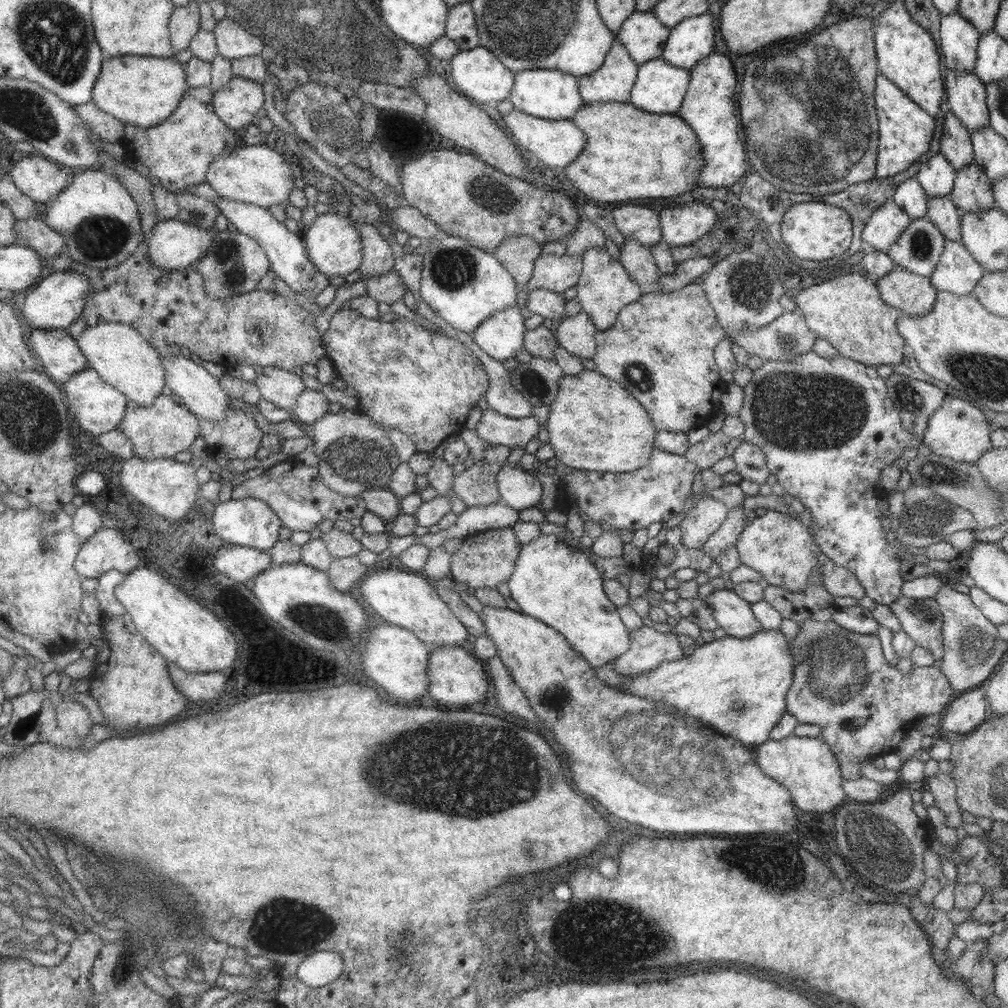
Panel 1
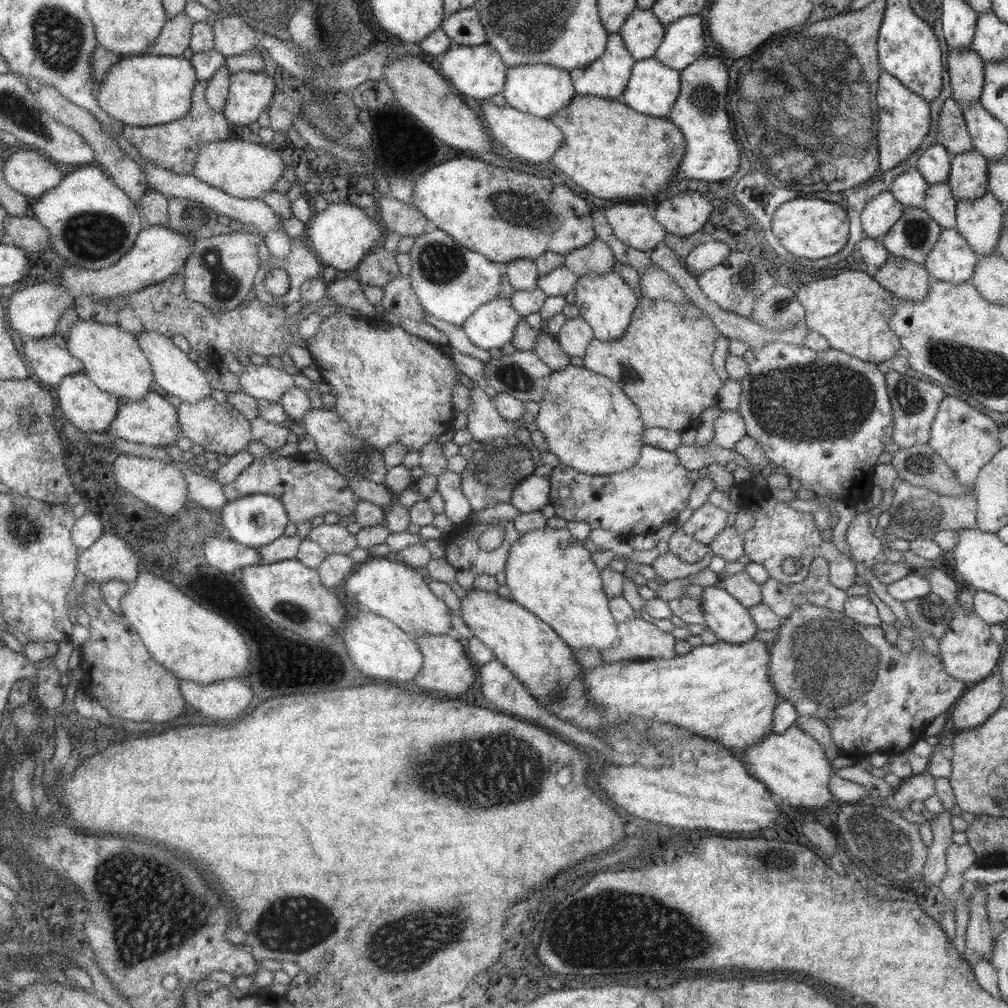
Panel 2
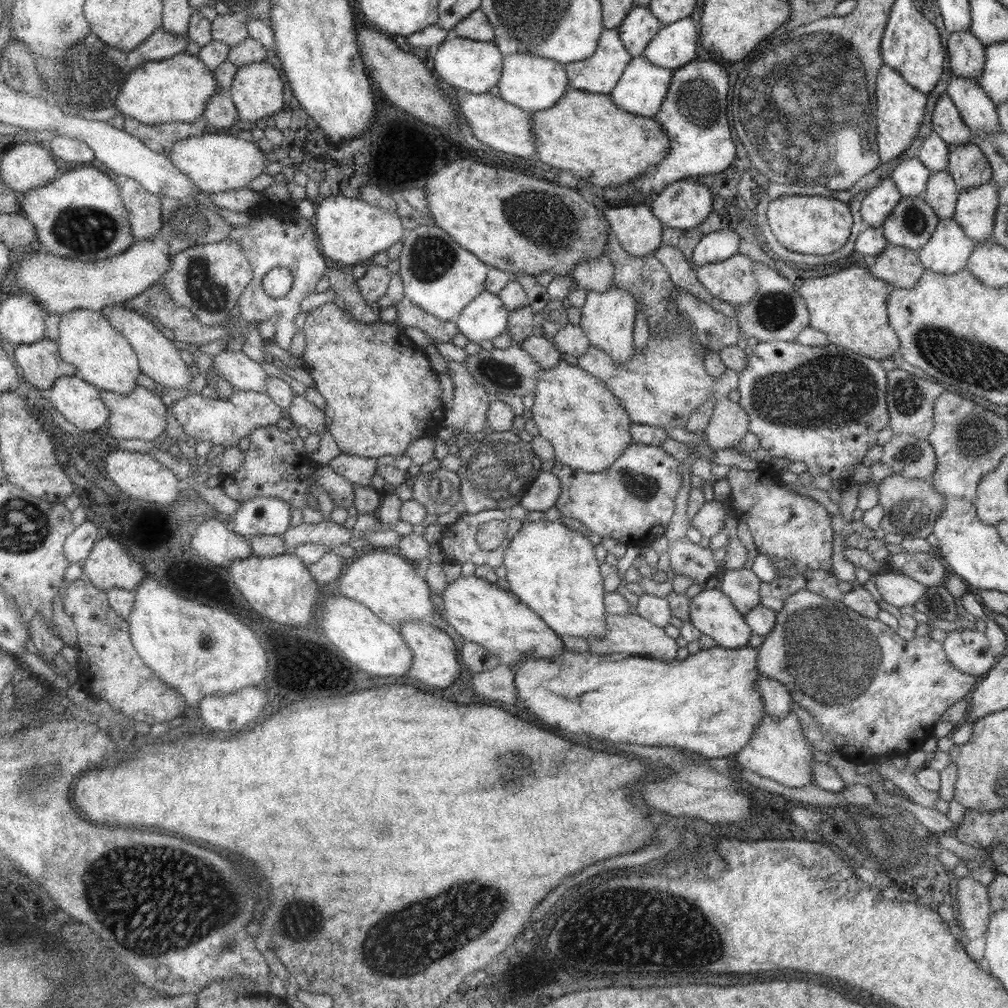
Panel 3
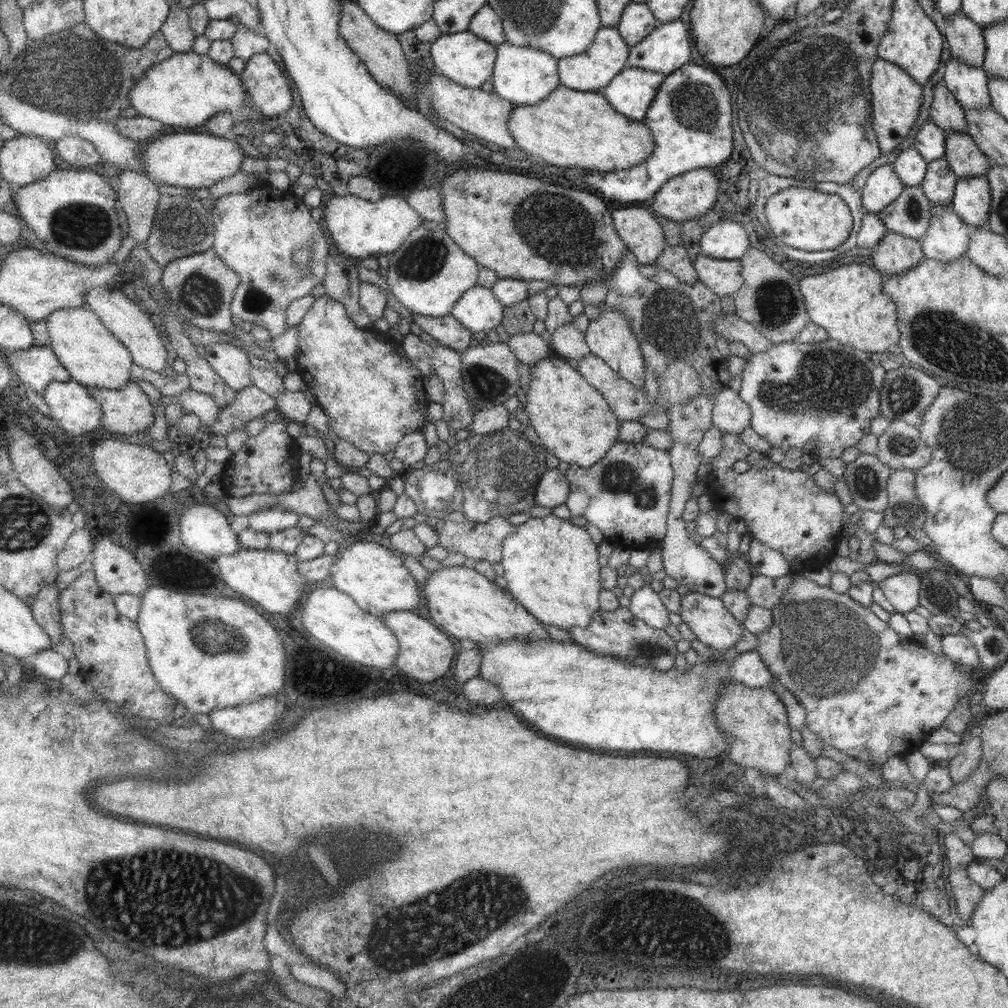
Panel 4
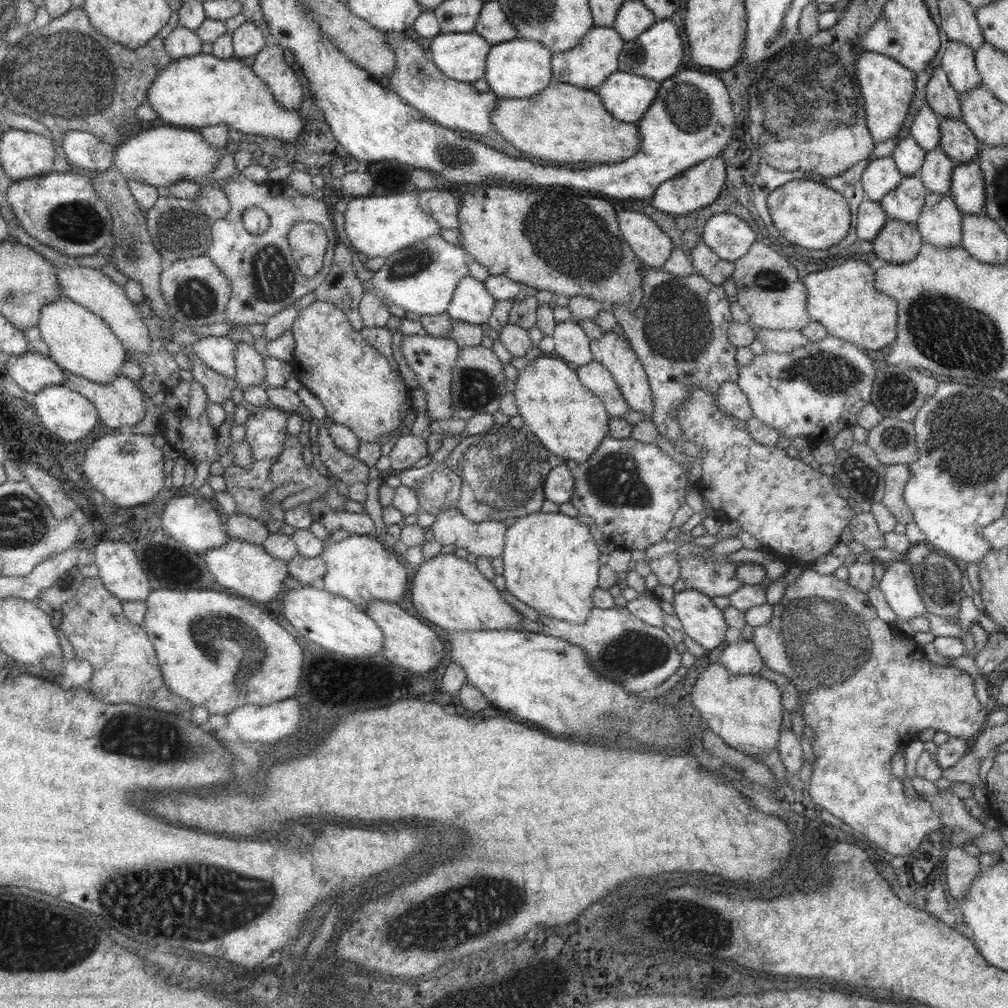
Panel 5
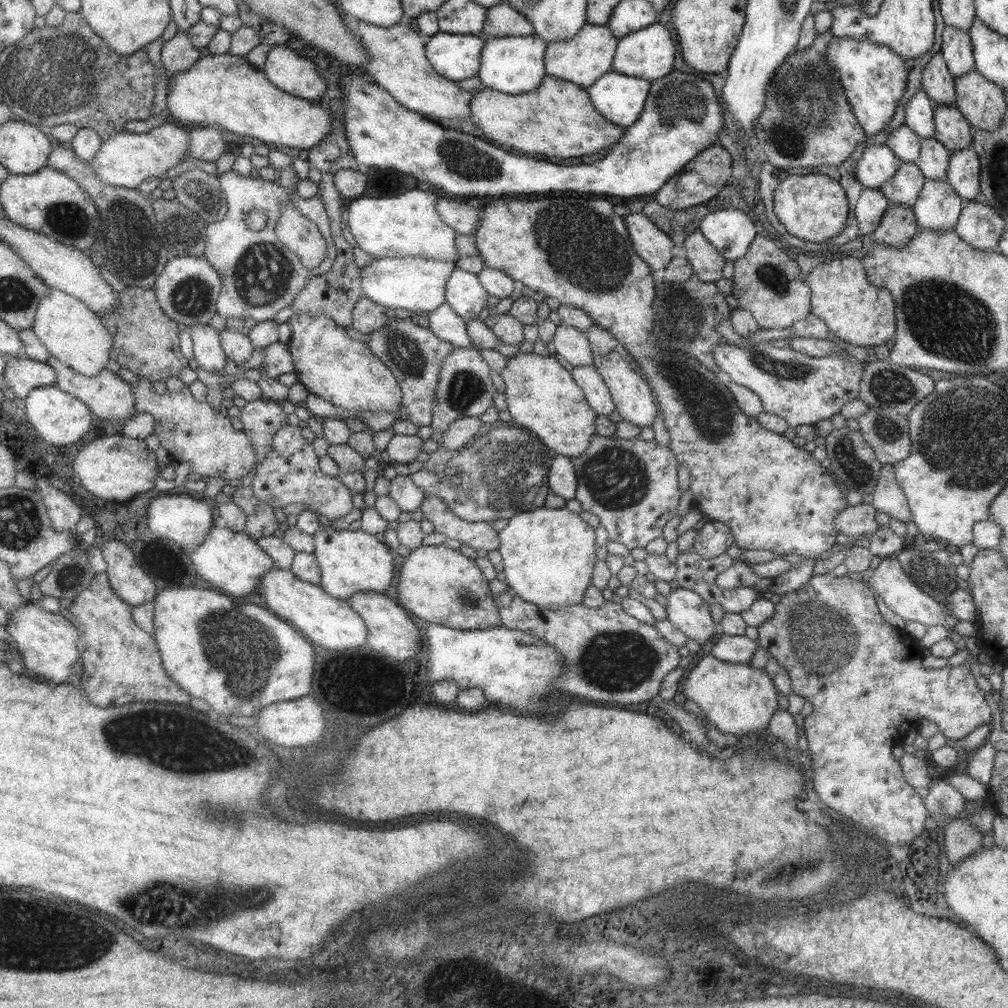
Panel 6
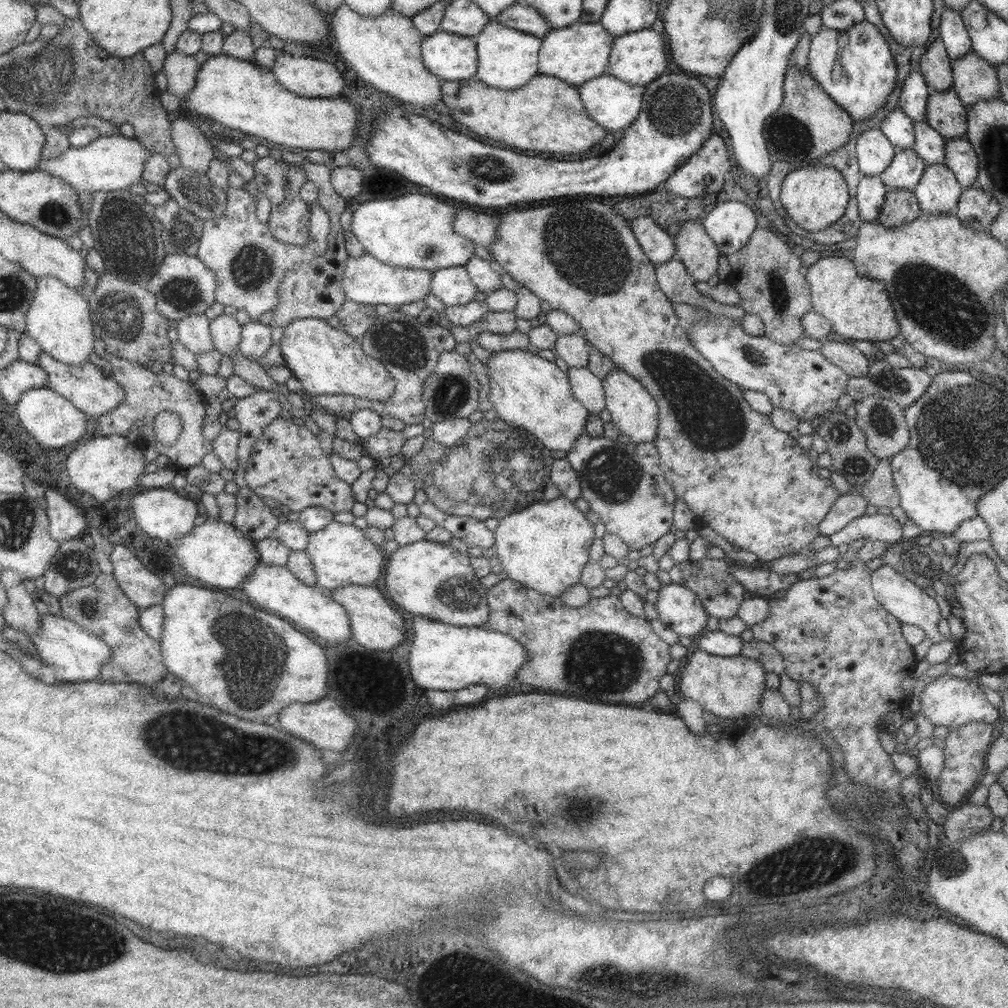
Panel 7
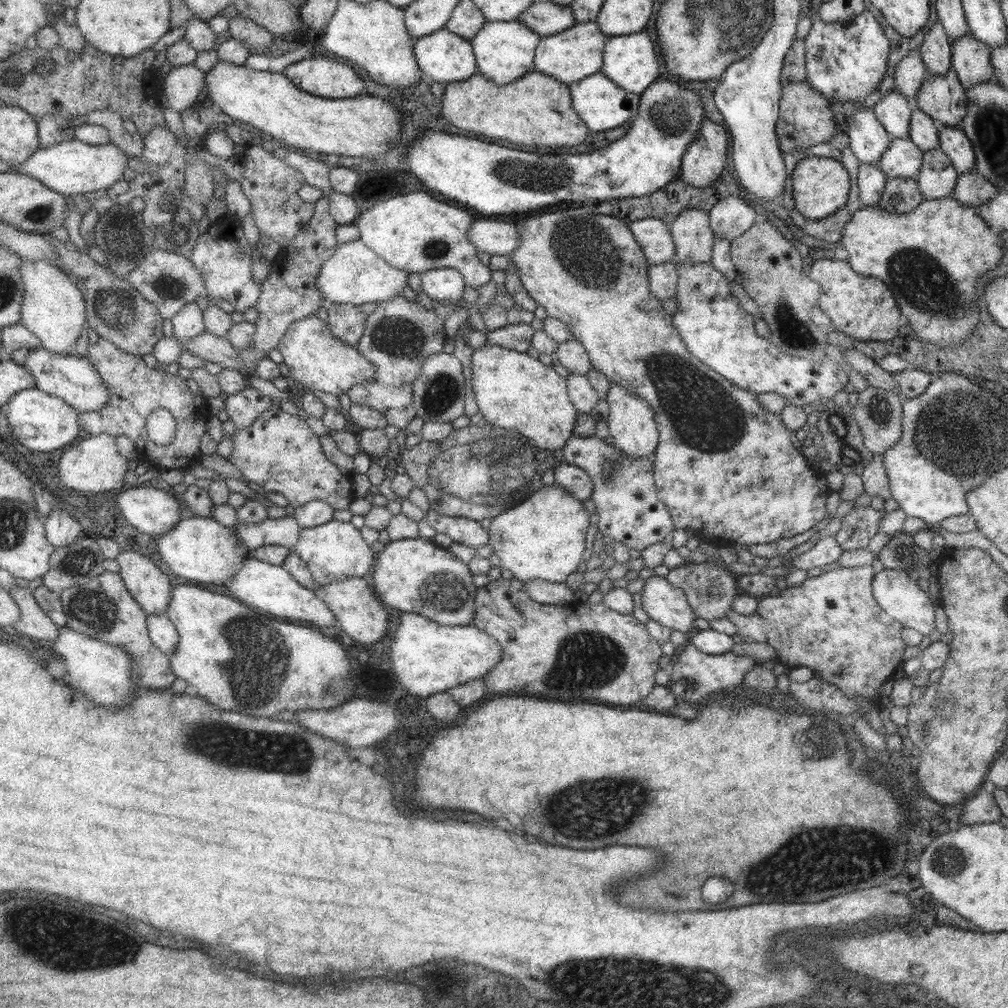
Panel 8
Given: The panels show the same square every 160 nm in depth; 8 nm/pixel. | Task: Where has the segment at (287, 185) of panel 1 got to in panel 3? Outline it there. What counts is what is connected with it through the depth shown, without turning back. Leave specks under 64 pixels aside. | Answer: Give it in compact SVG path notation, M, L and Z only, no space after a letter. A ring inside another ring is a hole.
M205 133L176 142L166 156L178 171L205 193L225 192L245 188L253 178L265 172L267 155L253 143L238 138L235 133Z

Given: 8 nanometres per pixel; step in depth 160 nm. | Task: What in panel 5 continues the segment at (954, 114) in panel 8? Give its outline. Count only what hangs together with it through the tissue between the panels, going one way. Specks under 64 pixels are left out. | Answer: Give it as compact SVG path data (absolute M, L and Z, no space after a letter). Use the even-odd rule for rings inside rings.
M940 118L939 148L955 163L976 160L981 144L960 118Z

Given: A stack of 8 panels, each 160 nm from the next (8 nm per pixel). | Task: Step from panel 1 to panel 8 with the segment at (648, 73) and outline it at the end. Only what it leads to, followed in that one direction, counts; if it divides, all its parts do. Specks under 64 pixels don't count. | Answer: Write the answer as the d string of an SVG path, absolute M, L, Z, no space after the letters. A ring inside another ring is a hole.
M601 72L582 78L568 87L572 107L591 132L603 132L609 128L617 128L626 120L632 120L638 111L640 95L619 88Z

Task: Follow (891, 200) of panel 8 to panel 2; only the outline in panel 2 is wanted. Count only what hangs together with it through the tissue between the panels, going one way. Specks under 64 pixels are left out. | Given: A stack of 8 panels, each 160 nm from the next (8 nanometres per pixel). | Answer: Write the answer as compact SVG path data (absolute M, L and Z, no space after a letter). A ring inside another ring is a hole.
M887 256L872 278L896 300L913 302L925 299L931 280L923 265L895 256Z

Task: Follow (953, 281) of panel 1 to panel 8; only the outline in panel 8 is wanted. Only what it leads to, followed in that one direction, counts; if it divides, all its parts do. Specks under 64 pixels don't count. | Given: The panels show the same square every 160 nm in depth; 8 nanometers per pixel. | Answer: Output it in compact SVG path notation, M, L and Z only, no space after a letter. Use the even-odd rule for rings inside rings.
M938 148L922 151L921 168L916 183L925 200L950 196L957 180L958 172Z

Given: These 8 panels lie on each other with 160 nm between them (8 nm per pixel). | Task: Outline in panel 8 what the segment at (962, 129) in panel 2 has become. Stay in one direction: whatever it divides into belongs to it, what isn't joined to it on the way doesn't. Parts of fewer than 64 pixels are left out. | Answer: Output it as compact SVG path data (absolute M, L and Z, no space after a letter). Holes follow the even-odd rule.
M937 21L925 34L922 45L918 49L928 75L945 74L950 69L951 49L942 24Z

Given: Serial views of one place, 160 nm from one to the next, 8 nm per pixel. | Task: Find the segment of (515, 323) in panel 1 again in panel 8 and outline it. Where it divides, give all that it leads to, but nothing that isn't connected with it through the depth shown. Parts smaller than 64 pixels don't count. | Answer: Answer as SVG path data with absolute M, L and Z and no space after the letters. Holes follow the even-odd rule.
M433 268L418 275L423 293L431 300L446 304L461 302L465 284L461 274L454 268Z

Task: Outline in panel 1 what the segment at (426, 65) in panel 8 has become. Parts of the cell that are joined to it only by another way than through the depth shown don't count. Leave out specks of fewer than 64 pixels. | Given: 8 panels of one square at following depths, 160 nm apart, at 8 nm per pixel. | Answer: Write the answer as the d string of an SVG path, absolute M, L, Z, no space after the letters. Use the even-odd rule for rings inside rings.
M477 45L469 50L460 50L450 58L451 76L457 91L463 96L471 99L473 103L495 104L510 97L513 86L514 73L503 66L499 59L486 48Z

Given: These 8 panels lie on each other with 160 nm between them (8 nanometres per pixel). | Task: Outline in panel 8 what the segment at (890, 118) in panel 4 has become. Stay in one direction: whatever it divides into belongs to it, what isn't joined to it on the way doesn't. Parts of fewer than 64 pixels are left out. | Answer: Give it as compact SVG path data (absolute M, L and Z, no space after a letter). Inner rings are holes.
M861 11L851 22L812 23L803 38L806 82L834 104L850 104L863 100L872 90L879 88L890 51L888 38L871 12Z

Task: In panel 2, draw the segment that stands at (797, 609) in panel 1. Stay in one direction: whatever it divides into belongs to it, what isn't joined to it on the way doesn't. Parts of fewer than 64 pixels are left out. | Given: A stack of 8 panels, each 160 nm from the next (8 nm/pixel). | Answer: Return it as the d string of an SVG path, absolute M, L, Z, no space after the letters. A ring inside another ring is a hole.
M815 557L809 563L807 576L801 582L786 585L768 578L763 584L760 584L760 595L760 602L766 604L781 619L787 618L794 608L801 606L804 602L842 612L847 599L844 590L833 586L828 581L828 564L823 557Z

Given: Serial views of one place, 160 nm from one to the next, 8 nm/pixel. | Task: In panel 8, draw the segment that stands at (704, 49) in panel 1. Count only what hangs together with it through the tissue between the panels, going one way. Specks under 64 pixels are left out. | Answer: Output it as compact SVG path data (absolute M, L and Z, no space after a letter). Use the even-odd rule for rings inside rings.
M645 32L608 37L604 46L600 72L619 88L640 95L659 76L657 53L651 38Z

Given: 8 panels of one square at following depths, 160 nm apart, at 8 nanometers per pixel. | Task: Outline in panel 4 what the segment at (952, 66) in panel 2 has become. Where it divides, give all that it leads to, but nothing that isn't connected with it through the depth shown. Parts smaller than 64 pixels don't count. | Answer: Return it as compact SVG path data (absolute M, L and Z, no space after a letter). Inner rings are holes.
M963 12L945 17L943 36L950 52L950 58L969 66L980 67L984 61L984 36L982 30Z

